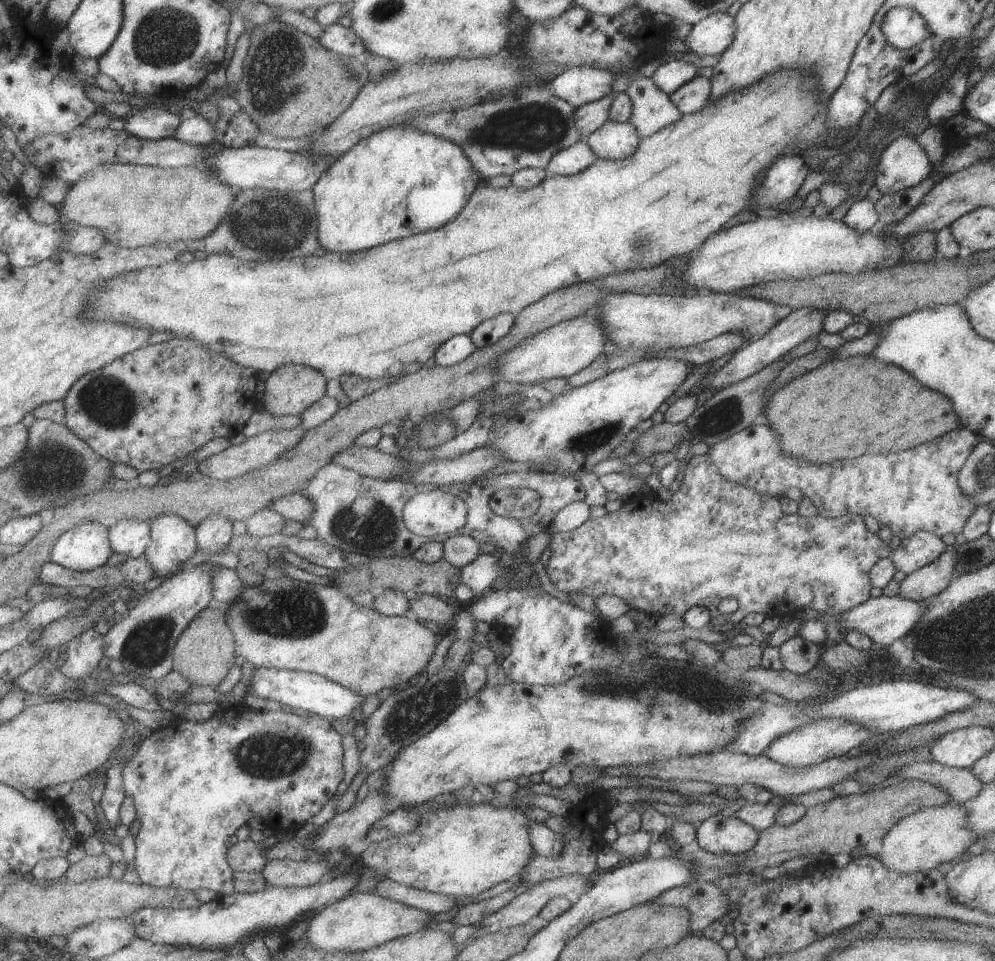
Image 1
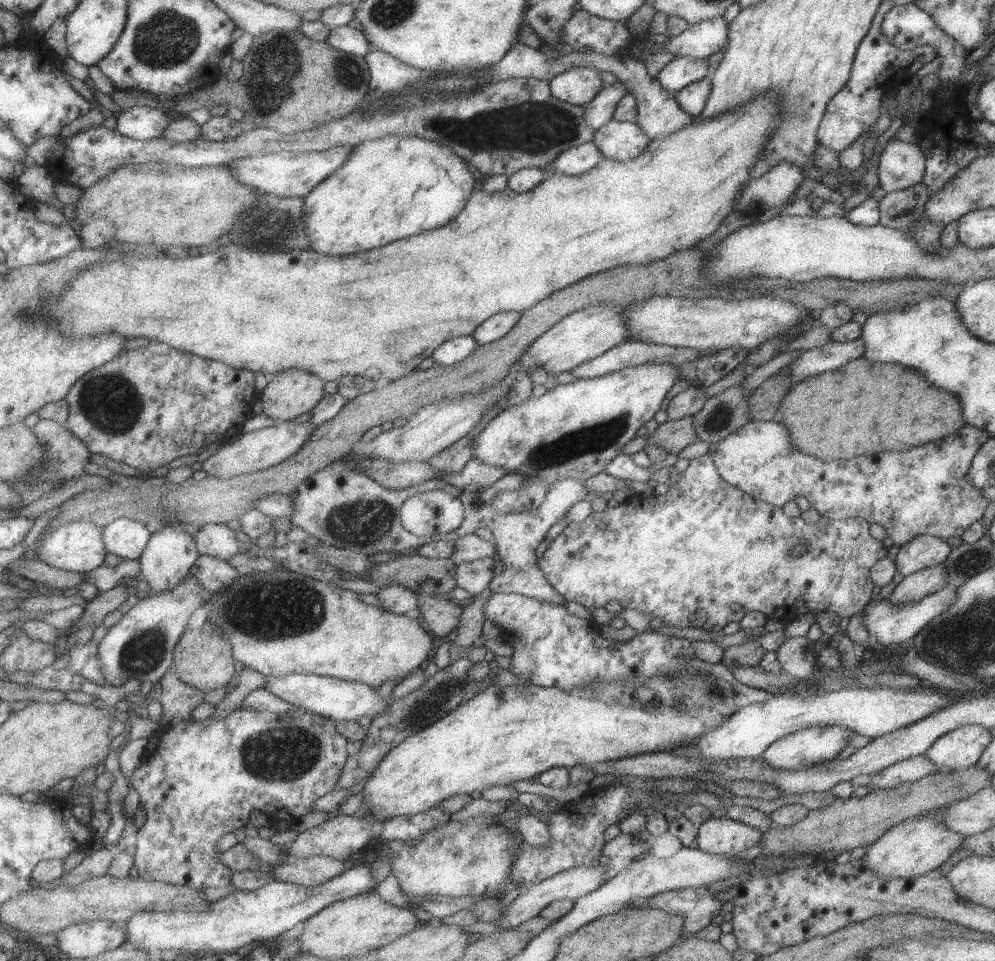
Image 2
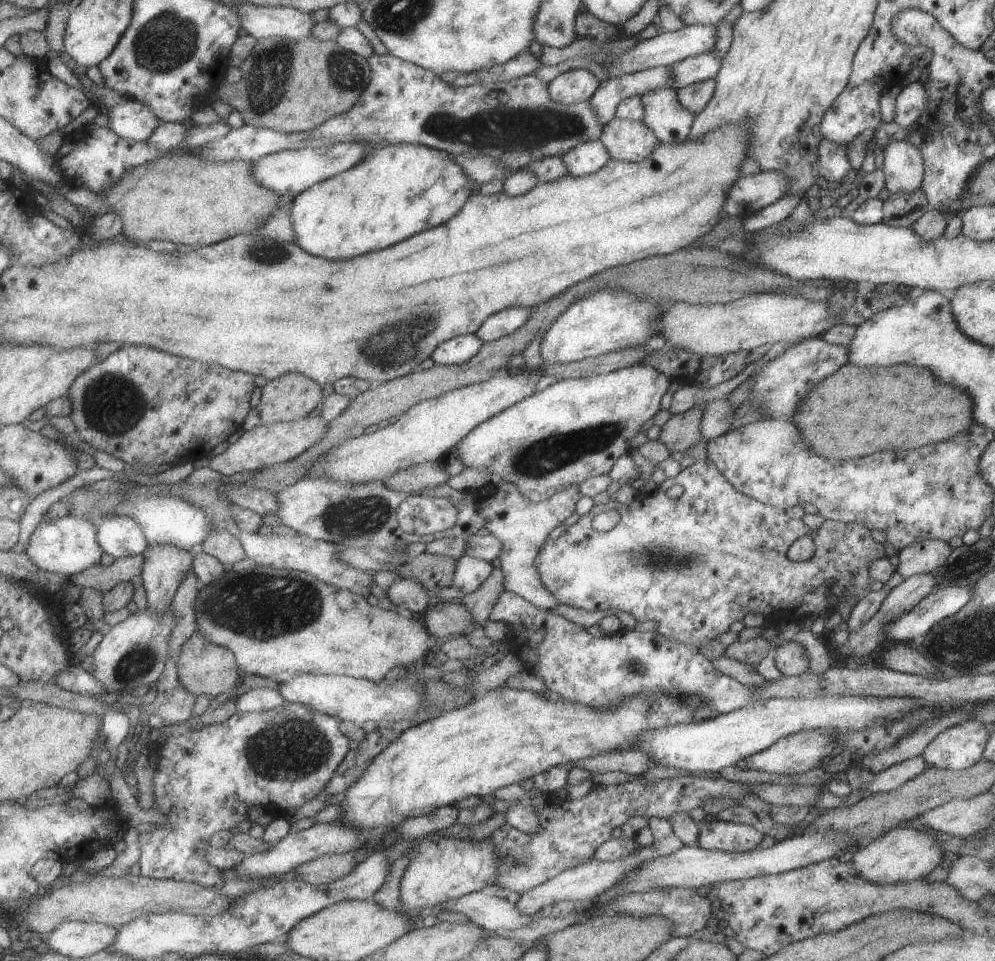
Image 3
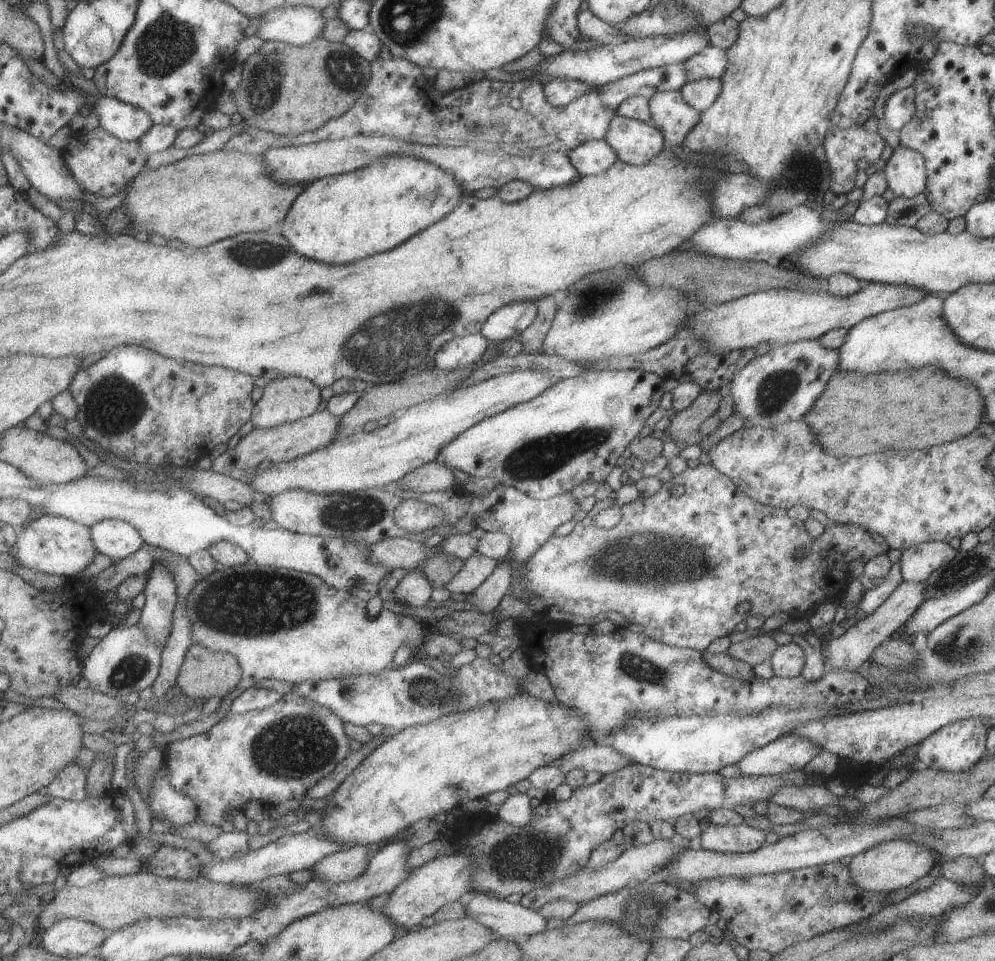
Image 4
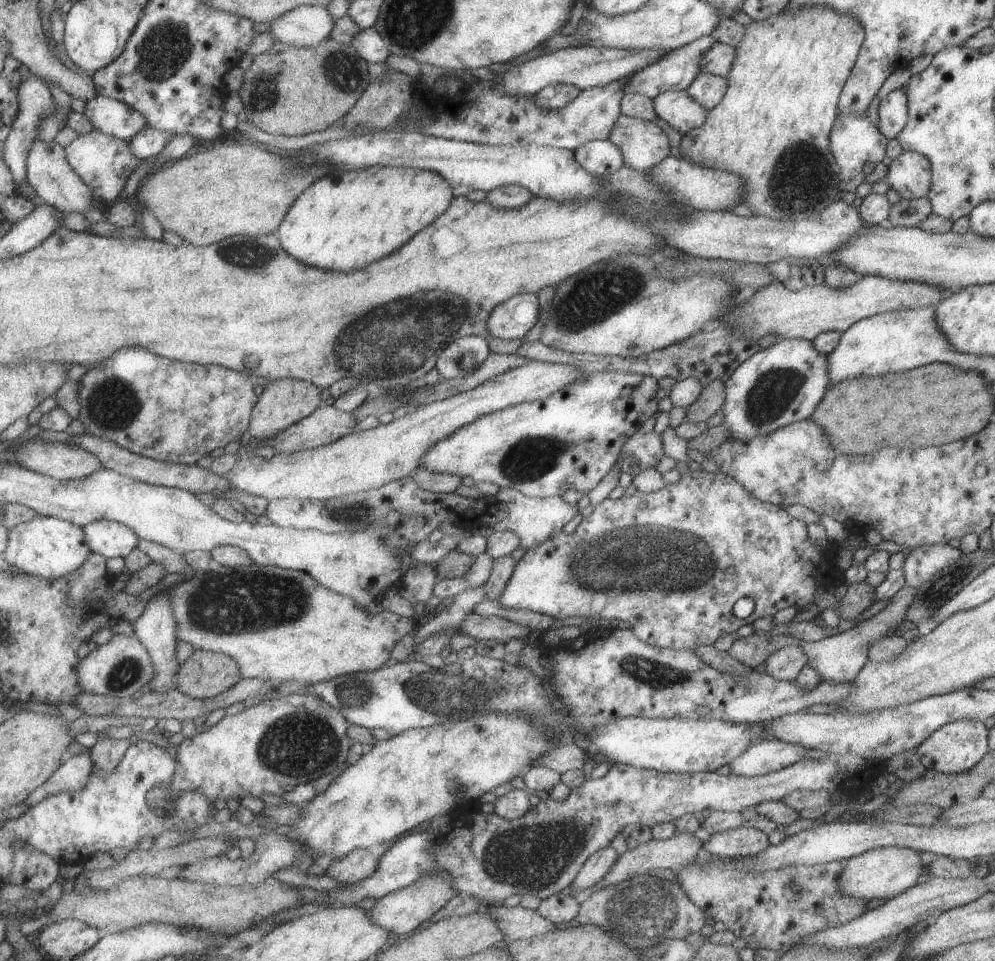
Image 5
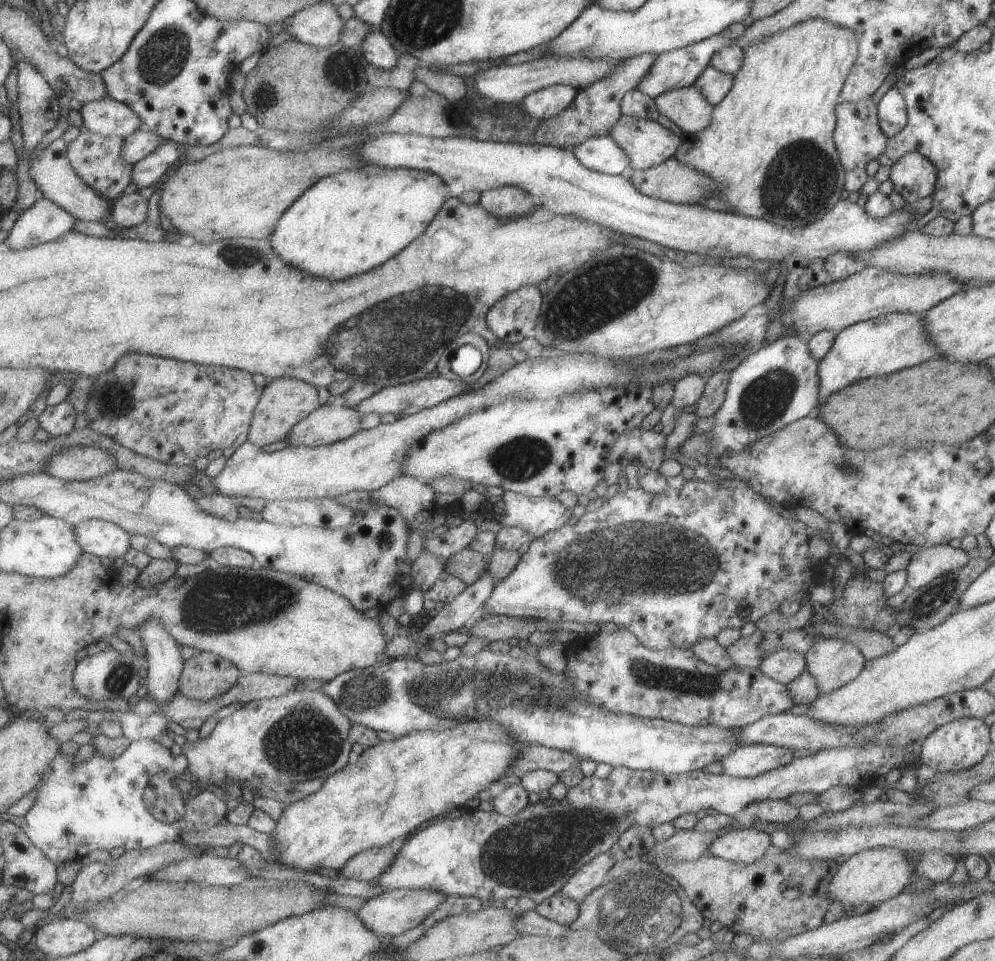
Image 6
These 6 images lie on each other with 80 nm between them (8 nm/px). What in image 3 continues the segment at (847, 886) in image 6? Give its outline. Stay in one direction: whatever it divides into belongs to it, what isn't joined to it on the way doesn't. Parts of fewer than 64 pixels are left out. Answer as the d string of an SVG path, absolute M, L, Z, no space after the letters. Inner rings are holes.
M895 827L881 836L869 840L863 850L852 852L852 865L857 873L872 883L880 885L925 879L929 872L941 862L943 853L937 838L925 830L912 827Z

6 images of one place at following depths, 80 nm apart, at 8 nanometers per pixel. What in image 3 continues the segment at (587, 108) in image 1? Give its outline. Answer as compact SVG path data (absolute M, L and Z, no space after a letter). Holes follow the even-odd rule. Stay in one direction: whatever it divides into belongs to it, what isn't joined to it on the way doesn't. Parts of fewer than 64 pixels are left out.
M651 67L634 73L625 73L601 81L588 103L600 125L607 124L616 111L616 106L624 98L640 97L647 91L670 87L672 75L667 67Z

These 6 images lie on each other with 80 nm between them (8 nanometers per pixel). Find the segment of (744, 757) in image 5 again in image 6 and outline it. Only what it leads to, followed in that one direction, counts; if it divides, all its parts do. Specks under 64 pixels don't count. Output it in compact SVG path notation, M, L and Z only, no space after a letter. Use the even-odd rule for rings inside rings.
M741 744L719 763L723 774L732 777L754 777L758 774L789 764L793 750L768 744Z

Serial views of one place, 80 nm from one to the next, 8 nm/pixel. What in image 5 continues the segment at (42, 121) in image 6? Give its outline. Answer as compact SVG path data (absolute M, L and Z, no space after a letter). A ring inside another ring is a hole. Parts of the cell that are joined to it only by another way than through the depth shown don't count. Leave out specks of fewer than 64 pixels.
M29 75L23 81L20 88L20 113L17 120L11 125L8 137L4 140L4 161L12 170L15 182L19 186L29 185L27 155L32 142L38 138L38 126L44 116L47 116L55 106L53 94L47 88L47 84L37 75Z

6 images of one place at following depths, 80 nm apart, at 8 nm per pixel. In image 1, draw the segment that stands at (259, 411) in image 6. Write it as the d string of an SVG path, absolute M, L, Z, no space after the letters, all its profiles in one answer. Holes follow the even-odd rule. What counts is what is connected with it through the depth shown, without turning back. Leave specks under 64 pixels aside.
M295 364L279 365L270 372L262 394L264 408L273 417L299 414L325 395L325 377L317 370Z

